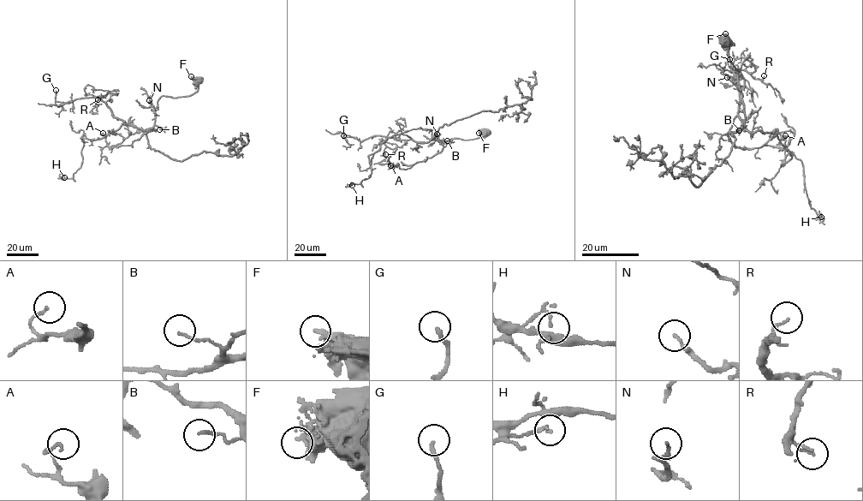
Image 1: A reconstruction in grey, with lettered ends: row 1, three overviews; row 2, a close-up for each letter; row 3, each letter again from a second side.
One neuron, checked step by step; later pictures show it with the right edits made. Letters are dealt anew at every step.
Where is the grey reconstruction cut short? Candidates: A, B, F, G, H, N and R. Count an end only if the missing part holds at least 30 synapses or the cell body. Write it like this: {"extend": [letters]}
{"extend": []}

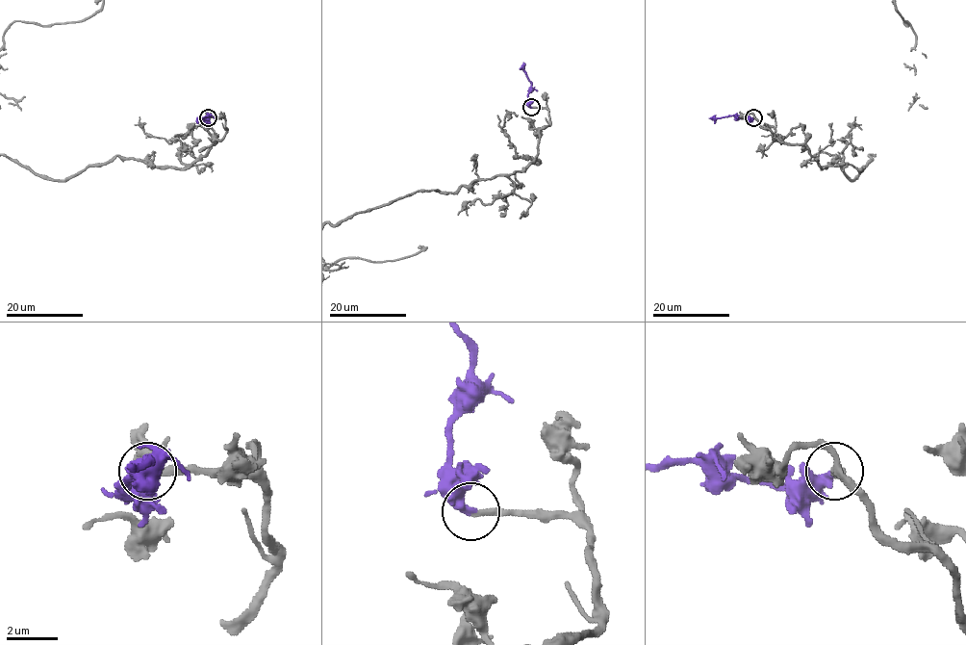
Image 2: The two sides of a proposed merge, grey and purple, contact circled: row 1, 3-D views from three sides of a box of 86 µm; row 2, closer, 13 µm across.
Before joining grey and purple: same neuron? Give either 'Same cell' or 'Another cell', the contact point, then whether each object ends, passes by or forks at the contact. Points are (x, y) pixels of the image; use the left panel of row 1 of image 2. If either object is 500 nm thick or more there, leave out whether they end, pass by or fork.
Same cell. Place: (208, 117). At the ring grey ends. At the ring purple ends

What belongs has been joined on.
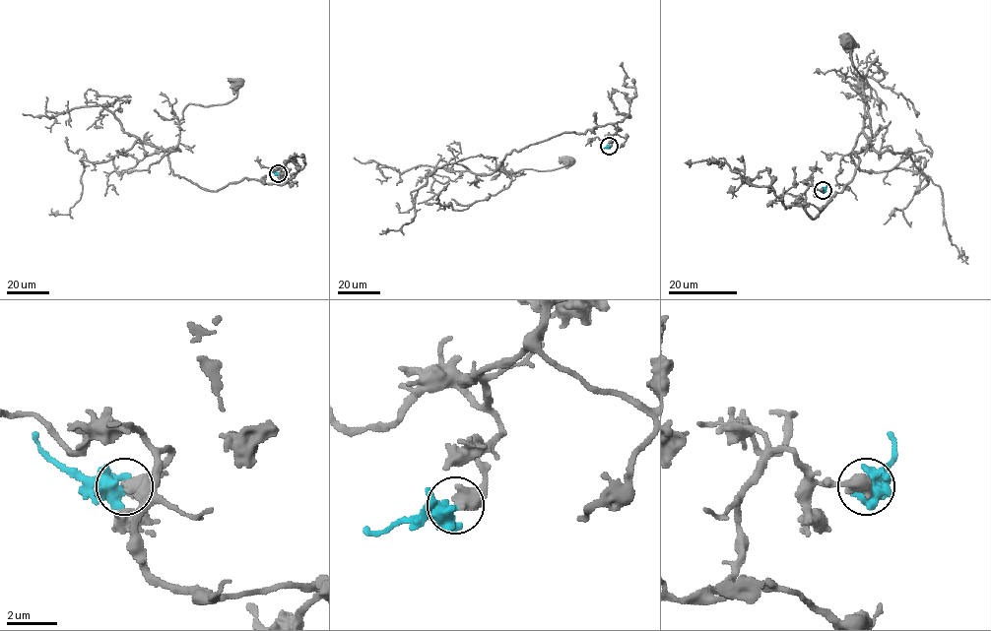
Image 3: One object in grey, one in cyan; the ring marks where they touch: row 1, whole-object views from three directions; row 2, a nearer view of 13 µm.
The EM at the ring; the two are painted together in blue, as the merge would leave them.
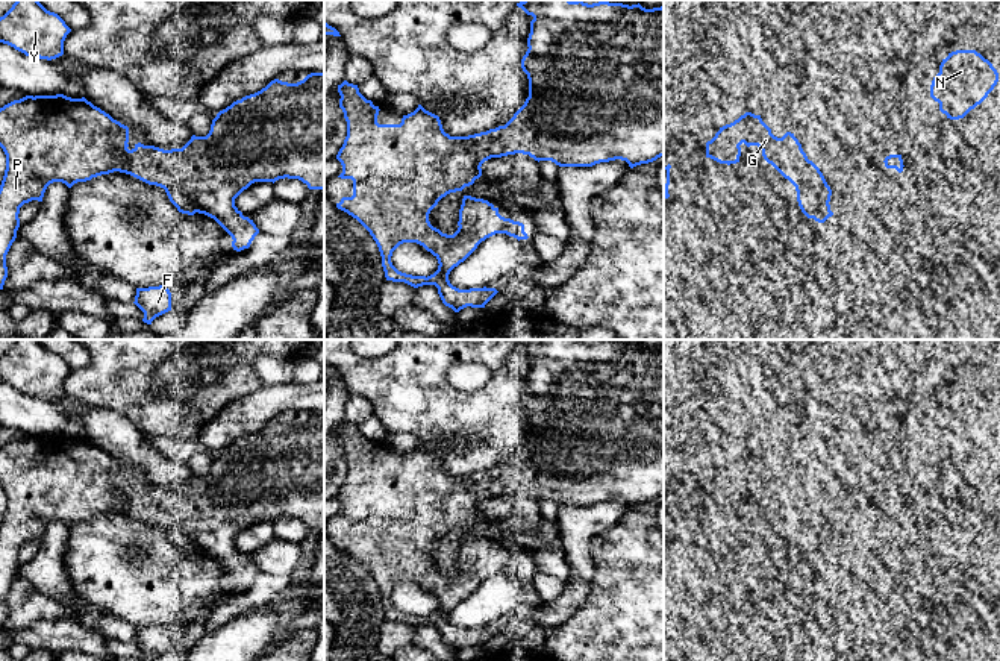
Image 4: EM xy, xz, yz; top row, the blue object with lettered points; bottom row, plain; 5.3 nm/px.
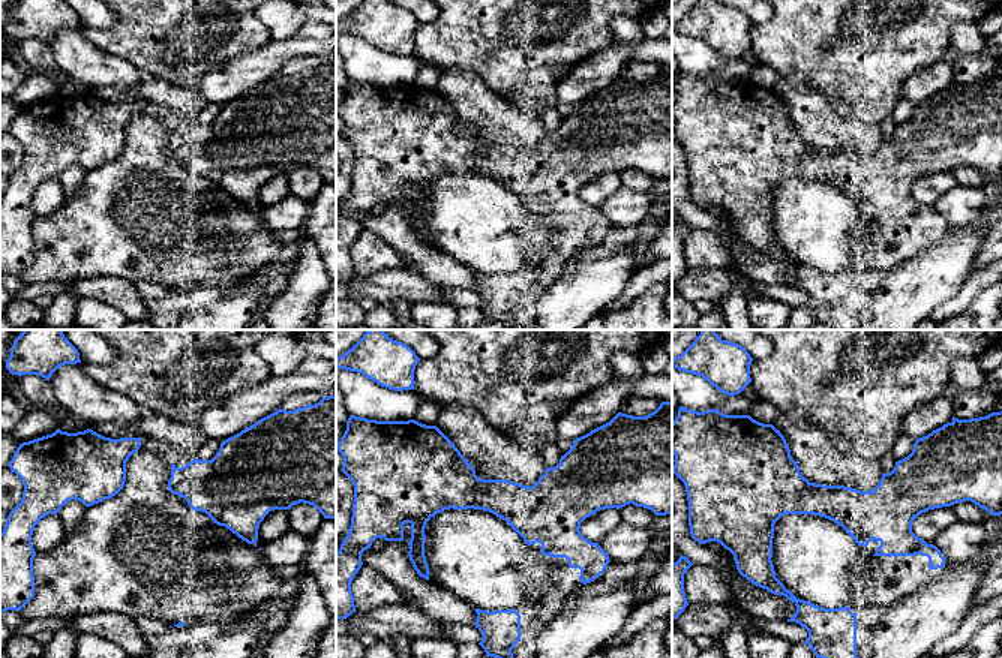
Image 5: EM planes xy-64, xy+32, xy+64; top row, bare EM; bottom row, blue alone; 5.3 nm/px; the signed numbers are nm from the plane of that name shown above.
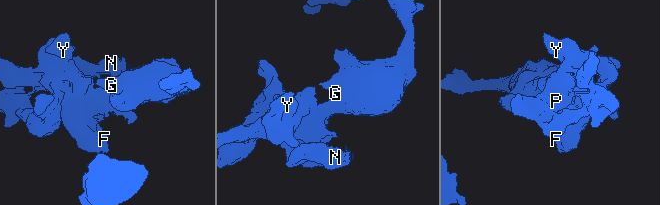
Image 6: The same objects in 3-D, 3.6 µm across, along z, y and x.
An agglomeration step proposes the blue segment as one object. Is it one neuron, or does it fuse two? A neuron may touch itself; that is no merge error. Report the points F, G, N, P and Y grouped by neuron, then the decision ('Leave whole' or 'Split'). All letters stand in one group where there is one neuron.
Groups: F G N P Y. Leave whole

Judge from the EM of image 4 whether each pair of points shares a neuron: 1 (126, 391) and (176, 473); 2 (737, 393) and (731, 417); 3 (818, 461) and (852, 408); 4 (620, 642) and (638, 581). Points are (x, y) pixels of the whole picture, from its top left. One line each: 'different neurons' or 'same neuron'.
1: different neurons
2: different neurons
3: same neuron
4: same neuron

